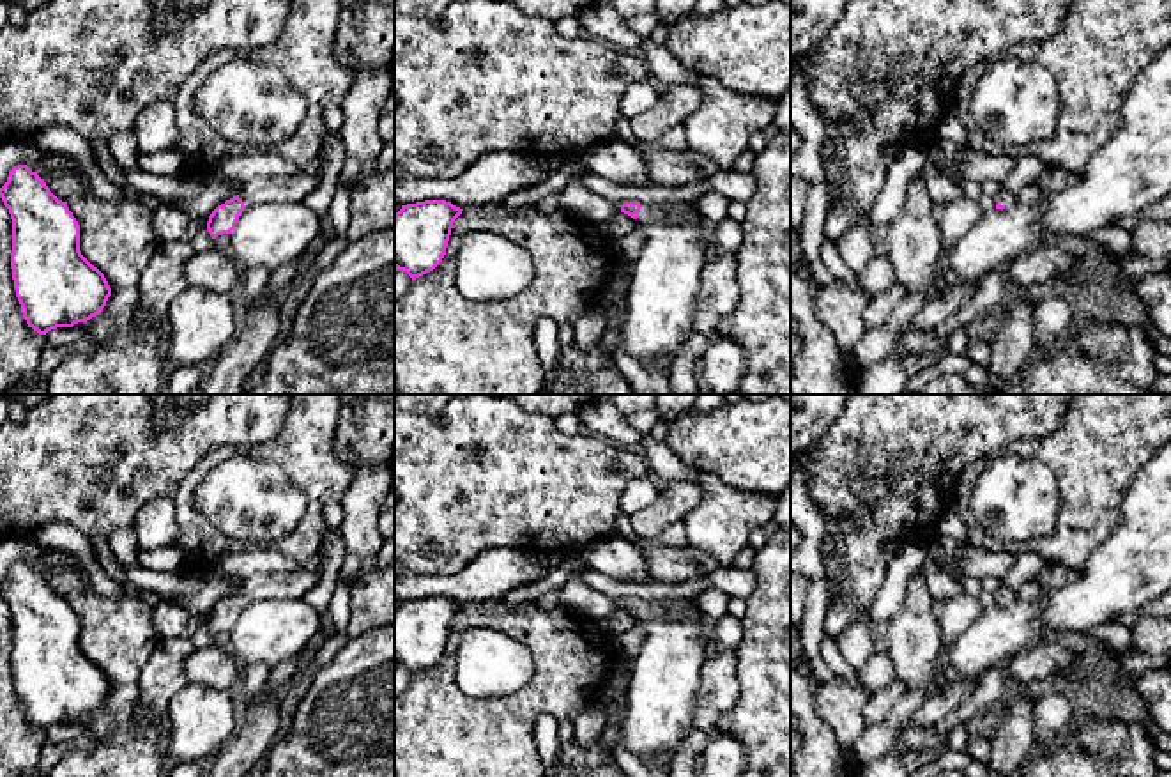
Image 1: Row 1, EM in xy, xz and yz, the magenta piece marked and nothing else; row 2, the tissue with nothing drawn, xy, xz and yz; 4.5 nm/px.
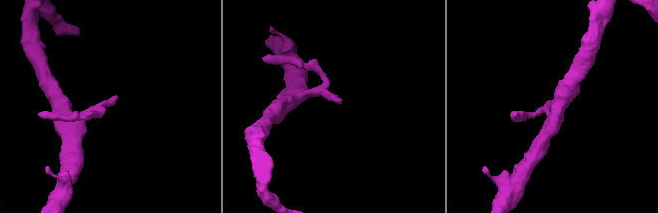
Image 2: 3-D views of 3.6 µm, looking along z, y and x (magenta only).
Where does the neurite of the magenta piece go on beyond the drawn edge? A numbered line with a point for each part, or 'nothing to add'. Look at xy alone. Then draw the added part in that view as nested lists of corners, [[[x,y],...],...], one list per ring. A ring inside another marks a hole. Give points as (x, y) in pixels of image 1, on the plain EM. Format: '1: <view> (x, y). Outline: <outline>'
1: xy (292, 584). Outline: [[[295,566],[292,572],[256,573],[244,581],[239,595],[246,605],[255,600],[294,600],[302,598],[320,581],[318,570]]]

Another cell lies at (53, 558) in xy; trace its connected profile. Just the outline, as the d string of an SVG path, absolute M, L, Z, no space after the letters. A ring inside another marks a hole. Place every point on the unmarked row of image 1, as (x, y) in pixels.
M46 549L44 561L51 568L74 568L78 572L85 572L85 565L71 552L58 550L58 549Z

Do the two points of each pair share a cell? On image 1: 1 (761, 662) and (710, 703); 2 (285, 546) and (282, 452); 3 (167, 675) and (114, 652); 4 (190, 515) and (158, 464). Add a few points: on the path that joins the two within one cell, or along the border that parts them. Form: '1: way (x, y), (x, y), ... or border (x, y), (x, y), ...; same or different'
1: border (734, 650), (738, 700), (717, 719); different
2: way (310, 526), (313, 523), (313, 484), (306, 476); same
3: border (161, 639), (140, 673), (138, 707); different
4: border (202, 461), (186, 476), (174, 498); different

